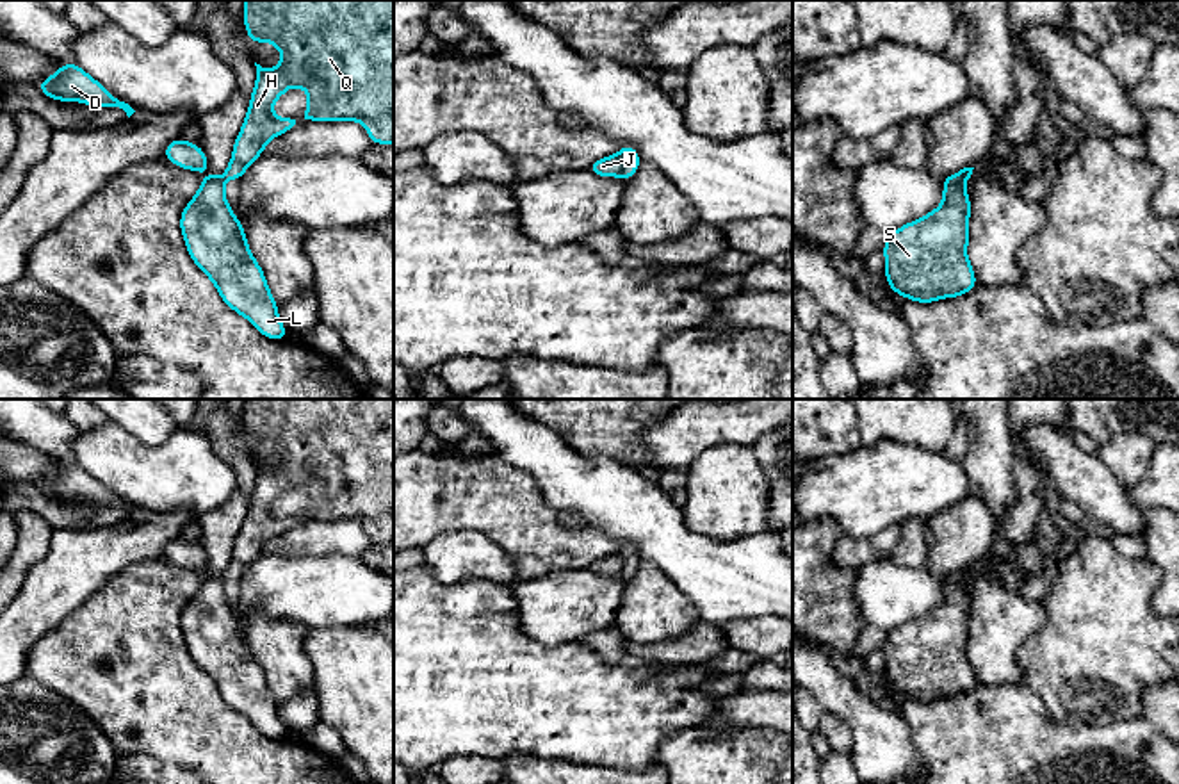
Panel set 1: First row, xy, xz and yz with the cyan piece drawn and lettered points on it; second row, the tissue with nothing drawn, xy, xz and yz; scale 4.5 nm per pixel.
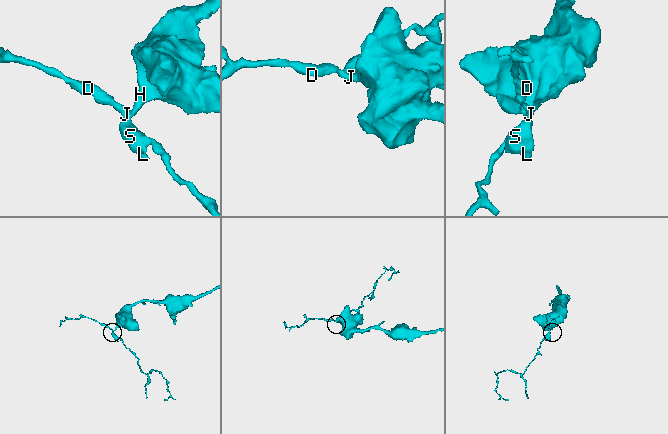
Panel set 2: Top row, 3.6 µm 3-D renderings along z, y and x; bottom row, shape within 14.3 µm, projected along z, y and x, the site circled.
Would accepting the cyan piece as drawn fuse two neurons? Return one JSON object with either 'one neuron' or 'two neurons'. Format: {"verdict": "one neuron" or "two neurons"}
{"verdict": "two neurons"}

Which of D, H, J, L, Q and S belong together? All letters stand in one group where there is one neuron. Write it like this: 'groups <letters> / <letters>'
groups D J L S / H Q

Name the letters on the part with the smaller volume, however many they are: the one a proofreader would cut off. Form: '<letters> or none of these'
D, J, L, S

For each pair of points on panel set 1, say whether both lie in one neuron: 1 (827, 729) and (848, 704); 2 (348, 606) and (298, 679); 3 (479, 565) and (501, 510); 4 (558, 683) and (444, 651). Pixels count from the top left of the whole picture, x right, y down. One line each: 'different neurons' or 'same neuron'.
1: different neurons
2: different neurons
3: different neurons
4: same neuron

